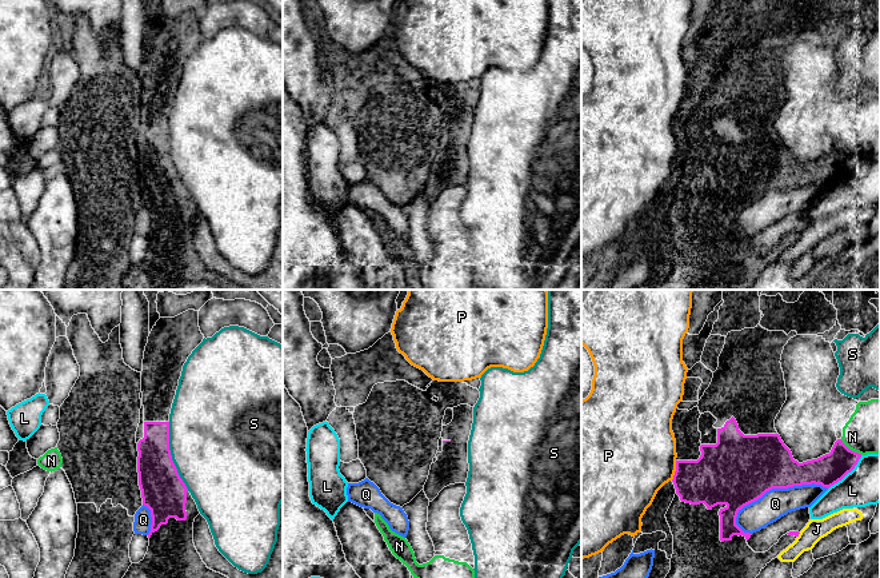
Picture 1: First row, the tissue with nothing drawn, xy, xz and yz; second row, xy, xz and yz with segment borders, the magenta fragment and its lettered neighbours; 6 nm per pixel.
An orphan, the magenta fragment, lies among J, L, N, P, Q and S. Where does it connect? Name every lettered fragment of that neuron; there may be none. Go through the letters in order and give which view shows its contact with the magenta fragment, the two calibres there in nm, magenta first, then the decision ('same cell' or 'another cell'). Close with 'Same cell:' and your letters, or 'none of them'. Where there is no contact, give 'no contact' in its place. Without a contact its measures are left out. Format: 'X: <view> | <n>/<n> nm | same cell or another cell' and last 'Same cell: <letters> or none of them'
J: yz | 30/130 nm | another cell
L: yz | 190/280 nm | another cell
N: yz | 190/320 nm | another cell
P: yz | 320/460 nm | another cell
Q: yz | 420/180 nm | another cell
S: xy | 260/500 nm | another cell
Same cell: none of them

